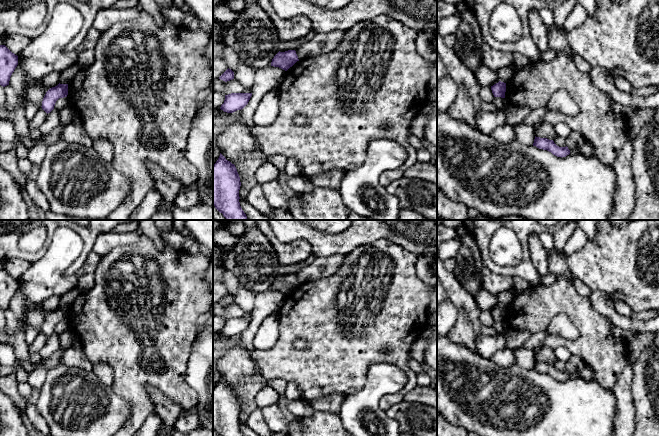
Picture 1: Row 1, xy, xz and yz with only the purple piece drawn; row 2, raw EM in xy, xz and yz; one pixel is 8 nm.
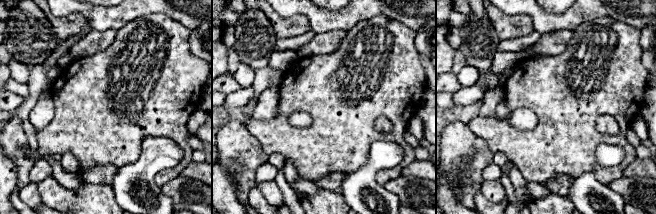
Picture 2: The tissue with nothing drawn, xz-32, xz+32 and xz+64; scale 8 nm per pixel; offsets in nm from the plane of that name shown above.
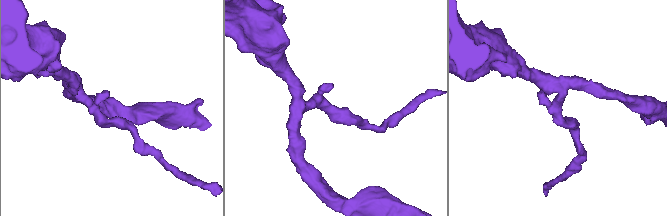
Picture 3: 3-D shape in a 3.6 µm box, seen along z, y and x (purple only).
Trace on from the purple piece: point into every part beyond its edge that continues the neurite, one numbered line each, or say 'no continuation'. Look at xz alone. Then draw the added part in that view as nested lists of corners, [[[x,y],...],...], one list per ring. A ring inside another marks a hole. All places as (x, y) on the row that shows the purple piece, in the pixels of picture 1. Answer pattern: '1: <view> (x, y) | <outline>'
no continuation

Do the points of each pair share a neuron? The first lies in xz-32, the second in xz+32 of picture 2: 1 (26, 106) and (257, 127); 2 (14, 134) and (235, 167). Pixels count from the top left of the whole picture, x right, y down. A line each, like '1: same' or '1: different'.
1: different
2: same

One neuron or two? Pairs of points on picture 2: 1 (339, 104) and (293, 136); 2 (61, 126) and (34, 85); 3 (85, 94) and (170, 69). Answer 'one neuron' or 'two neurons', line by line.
1: one neuron
2: two neurons
3: one neuron

